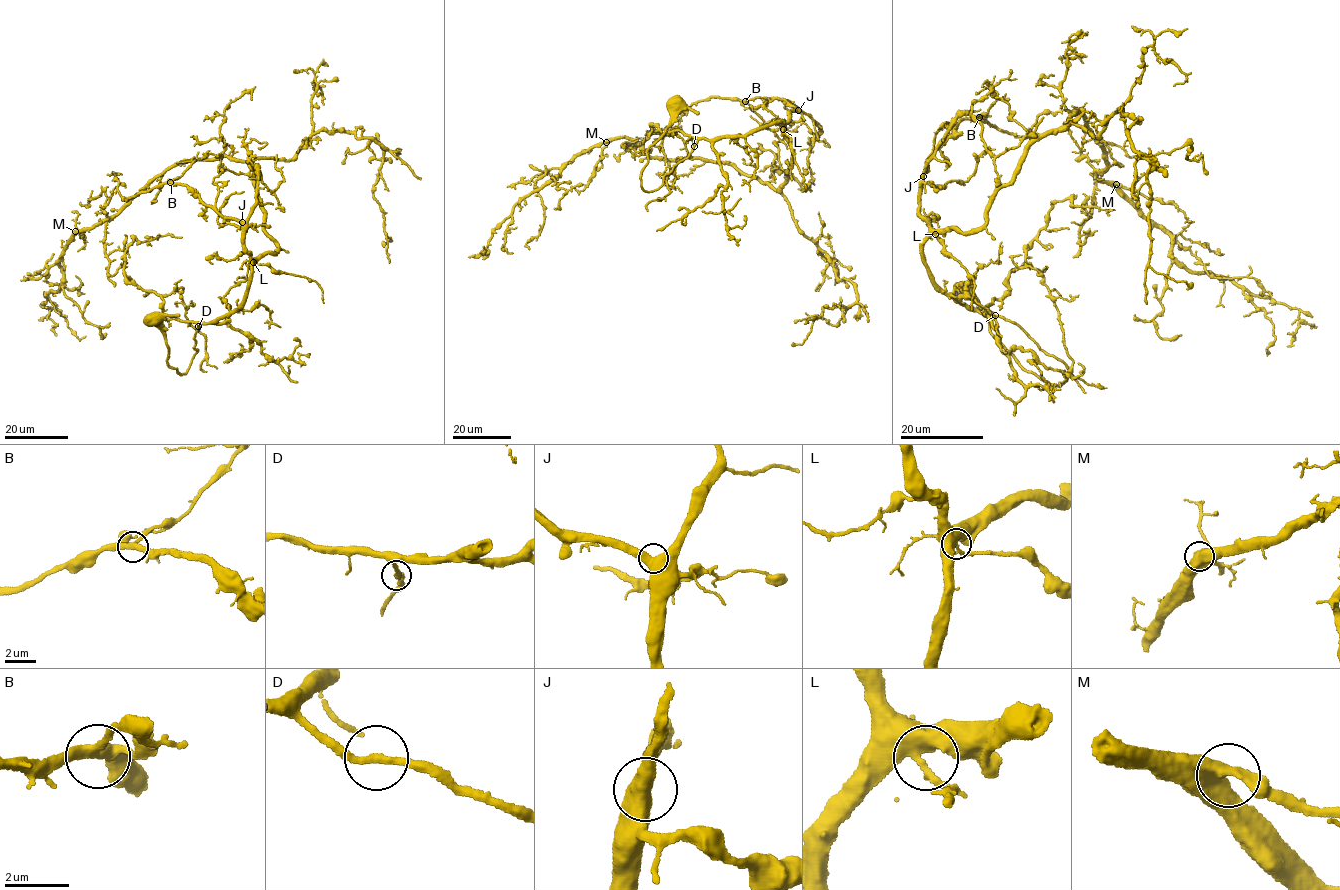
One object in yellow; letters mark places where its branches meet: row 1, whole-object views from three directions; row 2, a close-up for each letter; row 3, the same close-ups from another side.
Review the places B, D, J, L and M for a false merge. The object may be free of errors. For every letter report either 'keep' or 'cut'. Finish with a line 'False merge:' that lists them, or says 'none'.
B: keep
D: keep
J: keep
L: keep
M: keep
False merge: none

